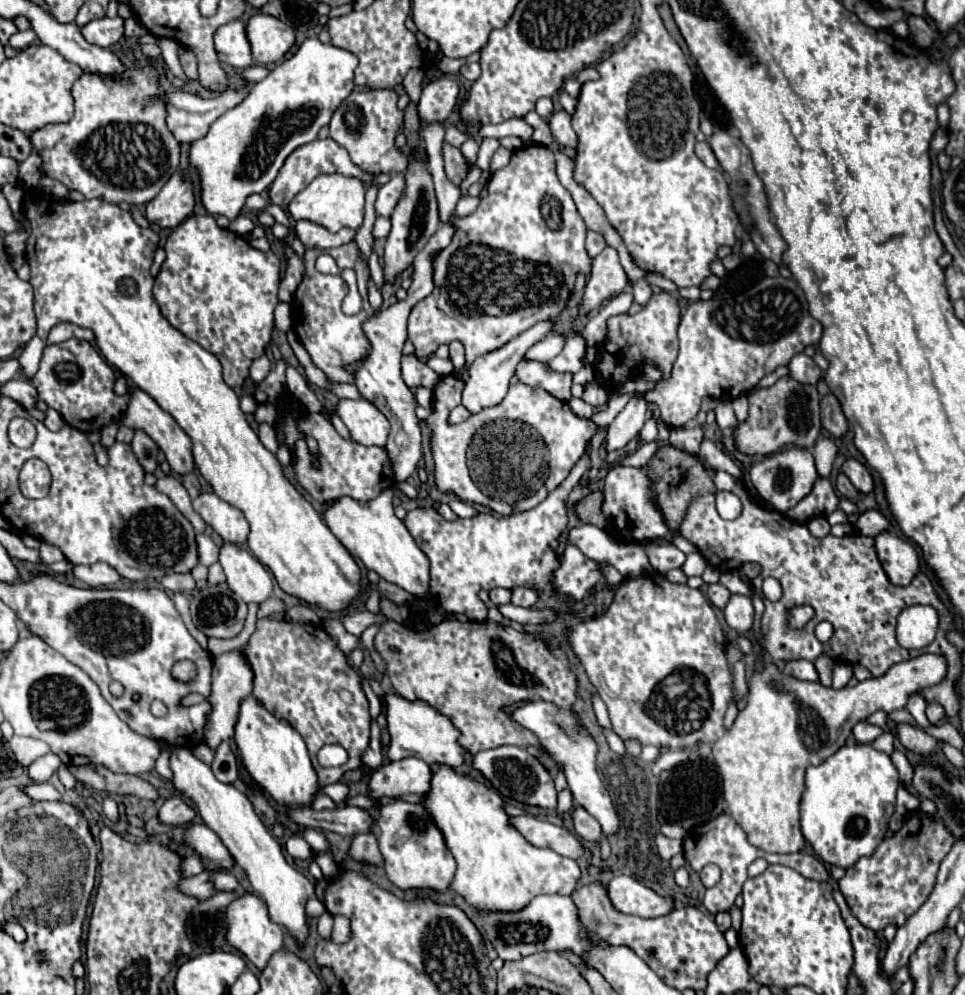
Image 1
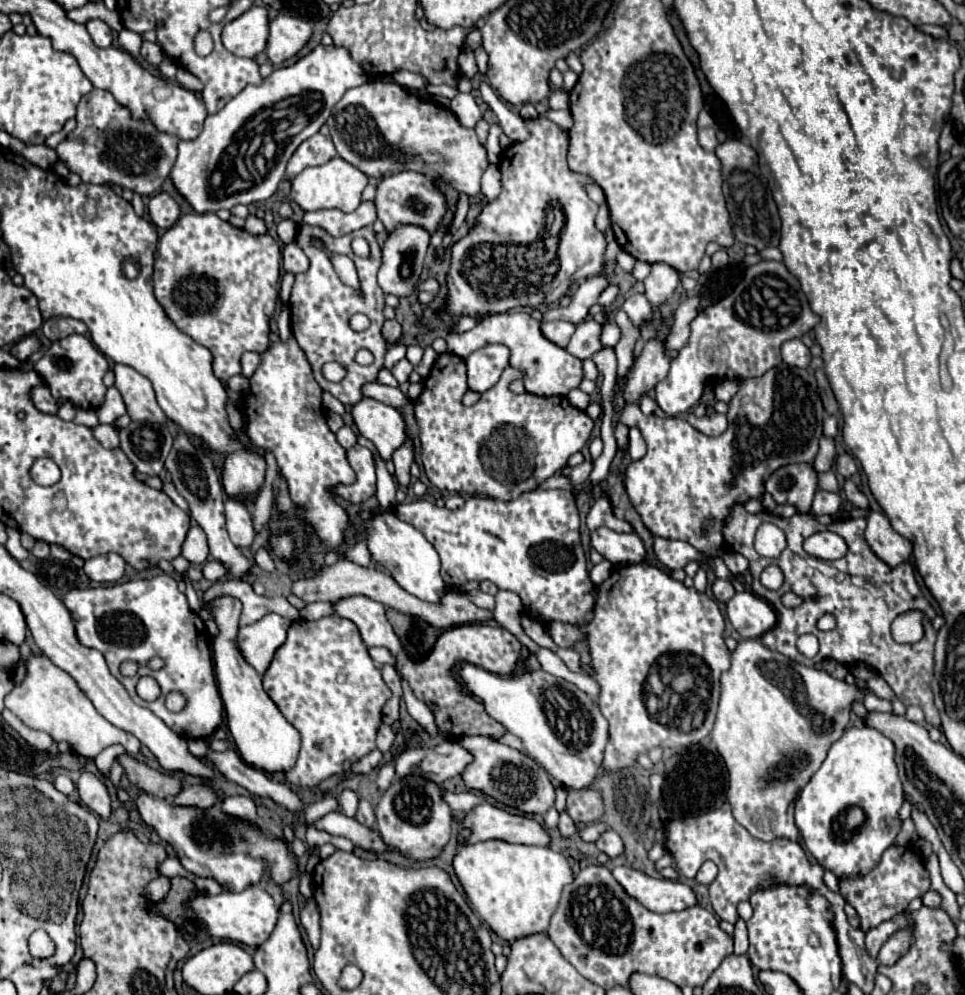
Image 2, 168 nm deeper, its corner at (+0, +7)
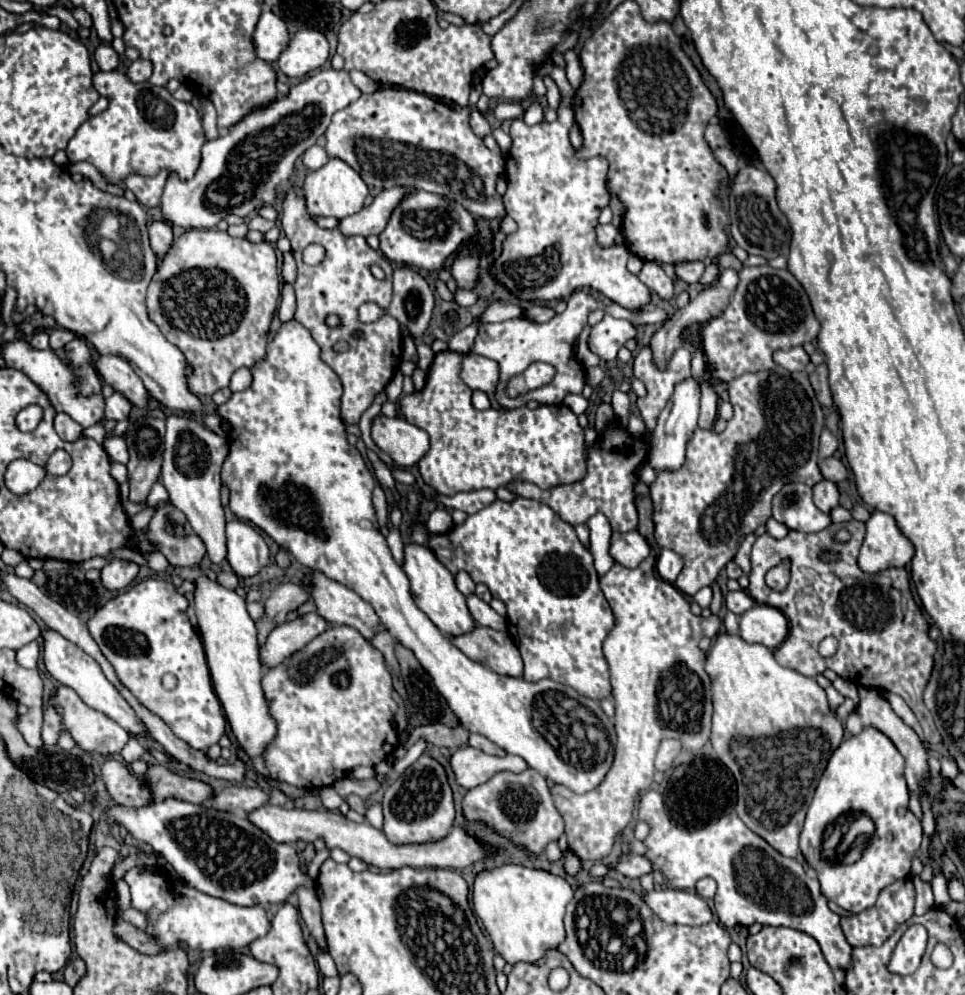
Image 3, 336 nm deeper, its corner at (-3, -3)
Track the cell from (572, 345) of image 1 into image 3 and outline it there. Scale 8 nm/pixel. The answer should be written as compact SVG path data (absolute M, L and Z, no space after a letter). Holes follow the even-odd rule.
M605 316L599 324L591 328L589 350L597 354L601 360L615 360L617 350L625 346L627 340L635 338L637 330L631 322L619 320L613 316Z

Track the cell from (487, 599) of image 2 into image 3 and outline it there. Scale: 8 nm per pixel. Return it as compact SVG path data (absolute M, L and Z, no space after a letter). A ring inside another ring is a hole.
M475 594L467 596L467 608L469 608L469 612L471 612L471 616L475 618L477 624L489 626L489 628L495 628L495 630L503 630L503 616L499 616L487 602L483 602Z

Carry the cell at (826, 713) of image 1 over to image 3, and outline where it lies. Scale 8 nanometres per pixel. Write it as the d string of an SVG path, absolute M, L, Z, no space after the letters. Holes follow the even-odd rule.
M721 632L705 660L713 690L713 730L711 744L719 760L737 780L737 814L743 824L771 844L779 854L795 858L799 854L799 832L807 808L813 800L819 778L843 740L843 722L831 710L825 690L797 670L777 664L771 650L761 644L747 644L739 636Z

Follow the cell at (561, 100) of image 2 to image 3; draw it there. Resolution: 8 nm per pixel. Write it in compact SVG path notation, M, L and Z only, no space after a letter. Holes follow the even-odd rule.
M547 76L543 78L545 80L545 86L547 86L547 102L549 102L549 108L559 108L559 104L561 104L561 94L559 94L559 90L557 90L557 86L553 84L553 80L549 80Z

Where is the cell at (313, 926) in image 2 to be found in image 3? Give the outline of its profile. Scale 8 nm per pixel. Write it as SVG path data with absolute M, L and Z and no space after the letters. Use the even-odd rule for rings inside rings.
M319 948L319 952L317 952L317 966L319 966L319 970L321 970L323 976L337 976L335 962L333 962L333 958L327 954L327 950L323 950L323 948Z

